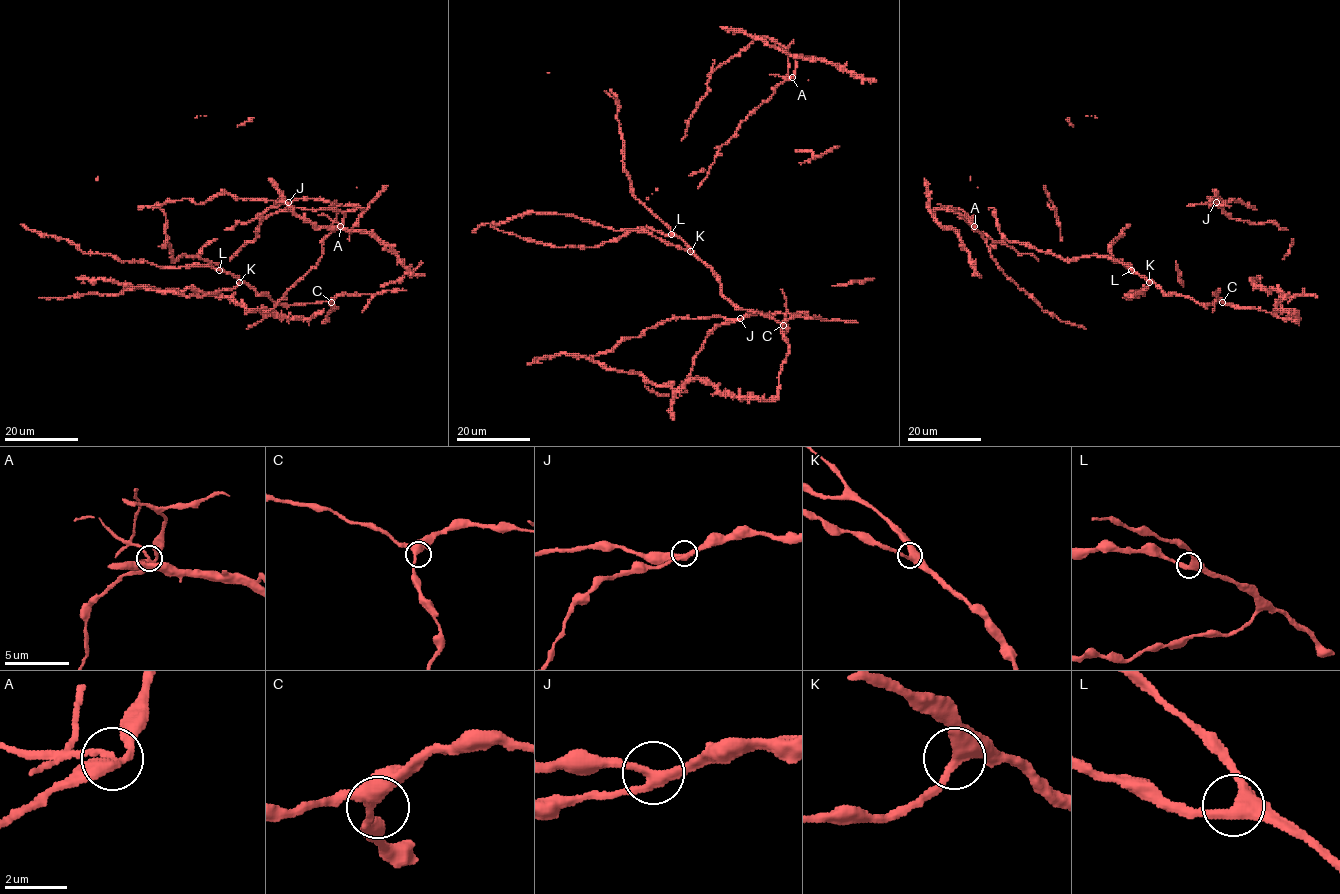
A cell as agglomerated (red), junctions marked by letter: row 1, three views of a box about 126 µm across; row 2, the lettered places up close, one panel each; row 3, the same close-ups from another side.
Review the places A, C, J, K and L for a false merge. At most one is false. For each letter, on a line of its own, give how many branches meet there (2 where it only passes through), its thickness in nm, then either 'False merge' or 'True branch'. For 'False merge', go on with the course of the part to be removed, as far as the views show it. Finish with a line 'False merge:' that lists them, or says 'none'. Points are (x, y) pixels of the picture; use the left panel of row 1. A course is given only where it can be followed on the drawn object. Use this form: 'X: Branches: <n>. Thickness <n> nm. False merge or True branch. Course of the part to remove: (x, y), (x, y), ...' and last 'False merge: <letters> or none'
A: Branches: 3. Thickness 320 nm. False merge. Course of the part to remove: (340, 225), (335, 221), (336, 206), (342, 204)
C: Branches: 3. Thickness 320 nm. True branch
J: Branches: 3. Thickness 320 nm. True branch
K: Branches: 3. Thickness 400 nm. True branch
L: Branches: 3. Thickness 420 nm. True branch
False merge: A

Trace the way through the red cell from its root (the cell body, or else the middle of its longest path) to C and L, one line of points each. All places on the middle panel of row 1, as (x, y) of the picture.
C: (700, 259), (712, 270), (726, 298), (742, 309), (770, 315), (783, 325)
L: (700, 259), (671, 234)

